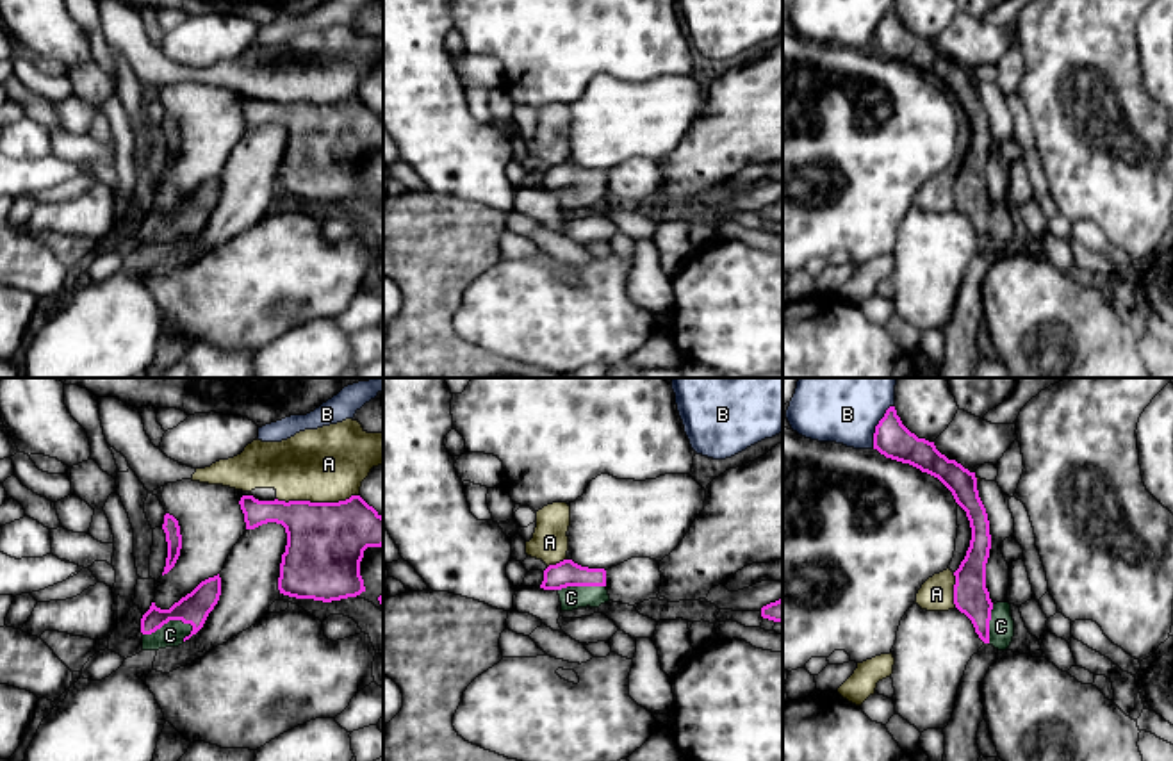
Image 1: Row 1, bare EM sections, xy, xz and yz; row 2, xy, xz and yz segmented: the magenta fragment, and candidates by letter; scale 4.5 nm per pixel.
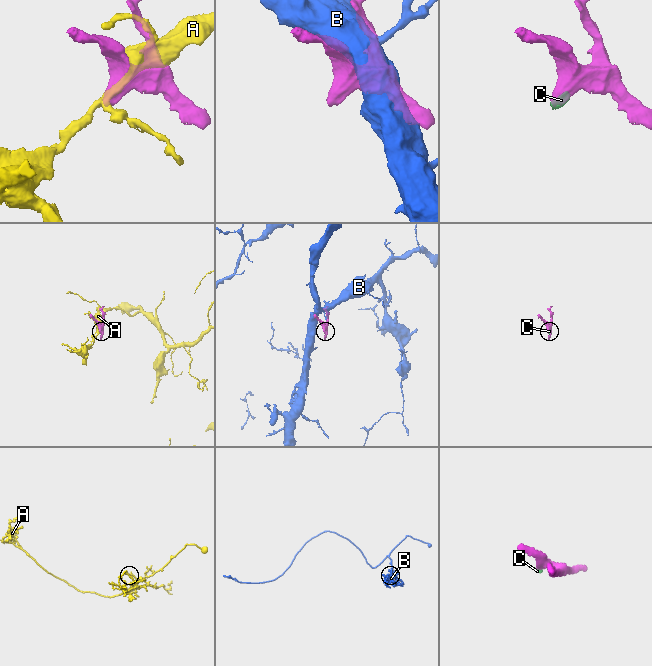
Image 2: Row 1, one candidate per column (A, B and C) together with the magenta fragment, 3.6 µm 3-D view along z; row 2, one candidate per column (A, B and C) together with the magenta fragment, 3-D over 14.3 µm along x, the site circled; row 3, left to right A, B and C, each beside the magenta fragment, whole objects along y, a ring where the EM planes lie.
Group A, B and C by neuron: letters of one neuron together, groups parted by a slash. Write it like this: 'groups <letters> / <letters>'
groups A / B / C

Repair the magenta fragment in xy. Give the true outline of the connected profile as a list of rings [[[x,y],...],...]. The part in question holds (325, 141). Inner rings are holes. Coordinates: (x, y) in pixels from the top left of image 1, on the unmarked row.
[[[242,96],[246,130],[267,123],[285,128],[278,191],[323,203],[365,192],[360,162],[367,148],[383,146],[383,118],[360,96],[339,103],[258,102]]]

